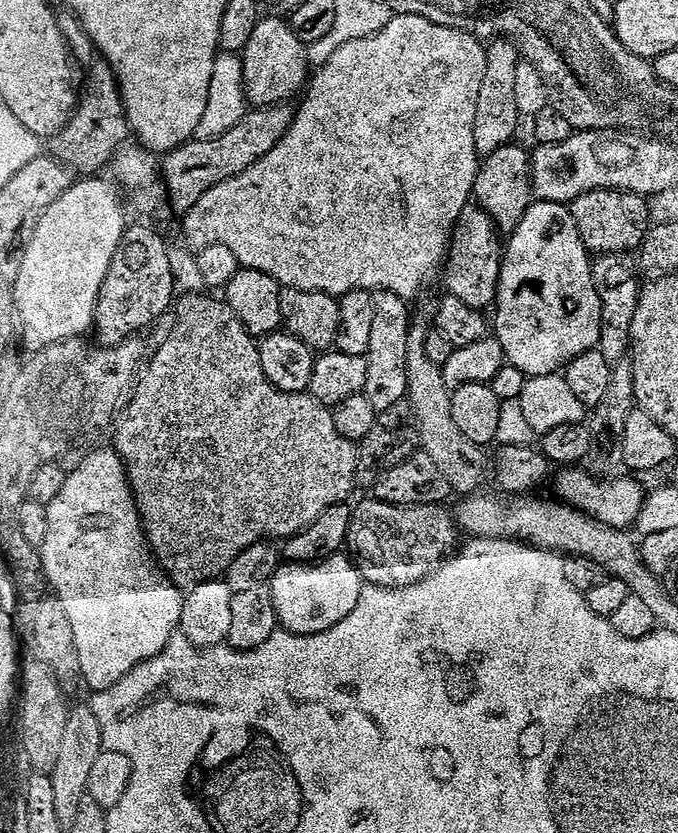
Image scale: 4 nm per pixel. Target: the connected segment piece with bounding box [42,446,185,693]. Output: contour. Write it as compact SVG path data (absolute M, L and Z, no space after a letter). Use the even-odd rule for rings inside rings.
M108 446L108 448L100 448L97 452L90 453L76 469L71 469L68 472L66 486L62 488L62 494L58 494L58 498L54 498L54 502L48 504L48 517L50 518L50 531L46 534L46 542L42 549L48 583L51 591L60 597L62 606L66 606L66 615L69 616L70 622L74 626L74 642L78 646L78 658L84 675L83 683L87 687L89 684L93 693L101 692L122 682L122 678L126 678L126 674L130 674L130 670L134 670L142 662L154 658L170 643L173 636L177 635L184 609L185 593L177 588L176 583L165 574L156 557L152 555L152 550L148 546L148 537L144 535L140 509L136 507L136 495L132 493L132 484L128 481L128 469L125 468L124 460L115 447Z

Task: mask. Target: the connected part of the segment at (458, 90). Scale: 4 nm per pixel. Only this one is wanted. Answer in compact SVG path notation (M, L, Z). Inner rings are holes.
M393 15L392 21L382 29L378 34L374 34L370 38L358 38L354 42L346 42L346 46L342 46L342 50L335 52L325 64L319 65L320 72L311 77L310 87L307 89L306 95L303 97L304 105L295 109L292 125L286 134L286 138L282 138L282 142L278 142L278 146L274 146L274 150L270 150L270 154L266 154L266 158L262 158L262 162L258 162L254 166L250 166L250 170L246 170L240 176L230 178L230 182L222 182L218 186L214 186L214 190L210 190L210 194L206 194L202 198L202 202L198 202L198 206L194 206L183 217L184 220L184 236L187 247L193 250L199 250L206 246L230 246L230 250L234 250L234 258L238 258L238 262L245 268L253 268L254 270L262 270L266 274L270 274L270 278L274 278L284 288L297 288L298 290L314 290L315 292L325 292L334 297L345 296L347 292L354 290L366 290L375 293L377 290L381 292L393 292L398 294L402 299L409 302L415 301L414 298L431 282L437 279L438 273L441 271L442 265L445 263L448 255L448 249L452 242L452 232L456 228L458 222L458 214L462 214L462 210L473 199L472 187L476 185L476 173L482 163L481 157L476 154L474 146L474 130L476 129L476 99L482 90L482 78L486 78L486 58L488 57L488 49L477 37L471 36L469 32L459 32L453 28L446 26L438 26L434 22L430 22L421 16L402 16Z

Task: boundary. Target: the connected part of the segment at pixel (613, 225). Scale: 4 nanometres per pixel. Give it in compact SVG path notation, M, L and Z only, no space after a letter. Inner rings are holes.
M599 188L582 194L577 200L572 201L570 207L574 222L578 226L578 234L593 257L622 254L623 252L635 253L643 245L650 229L649 201L637 192L617 192L615 188Z

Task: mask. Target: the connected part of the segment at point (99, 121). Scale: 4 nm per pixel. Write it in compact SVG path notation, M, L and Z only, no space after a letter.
M60 10L56 12L56 21L58 30L62 30L62 38L68 43L68 50L72 54L79 75L83 79L84 76L88 79L88 85L85 88L83 85L79 93L76 112L70 118L70 122L66 122L66 126L57 136L51 137L51 151L56 159L70 166L77 174L100 174L107 164L109 167L115 161L117 152L130 140L124 95L111 62L92 41L78 14Z

